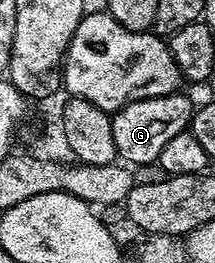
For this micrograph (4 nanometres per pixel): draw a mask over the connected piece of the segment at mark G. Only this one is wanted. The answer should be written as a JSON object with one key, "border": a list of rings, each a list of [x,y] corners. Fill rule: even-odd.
{"border":[[[184,92],[157,98],[143,98],[126,104],[121,110],[112,114],[117,155],[133,167],[148,166],[151,162],[153,165],[159,159],[162,148],[166,148],[167,142],[174,136],[178,136],[178,132],[191,127],[193,109],[194,102],[191,102]]]}

